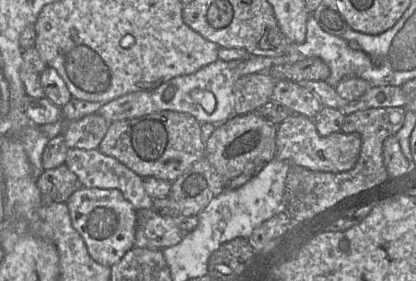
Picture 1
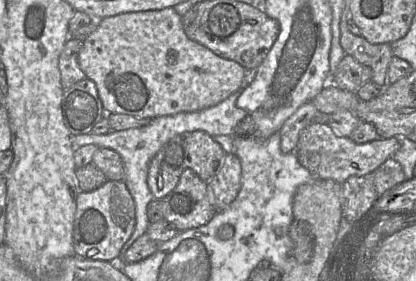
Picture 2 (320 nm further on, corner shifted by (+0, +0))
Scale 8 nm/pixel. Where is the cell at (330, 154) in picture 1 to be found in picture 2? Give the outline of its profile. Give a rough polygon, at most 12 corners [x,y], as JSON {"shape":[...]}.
{"shape":[[313,122],[295,154],[315,179],[343,183],[375,171],[398,138],[356,144]]}

